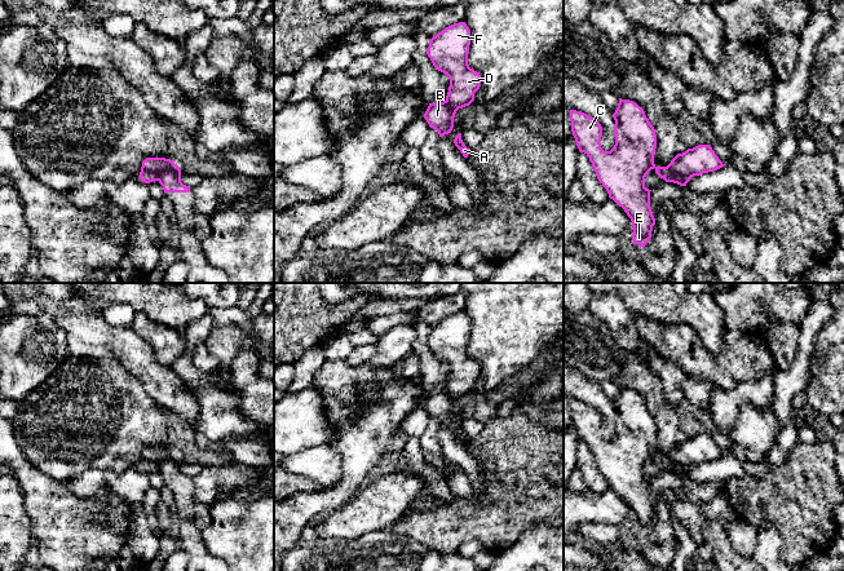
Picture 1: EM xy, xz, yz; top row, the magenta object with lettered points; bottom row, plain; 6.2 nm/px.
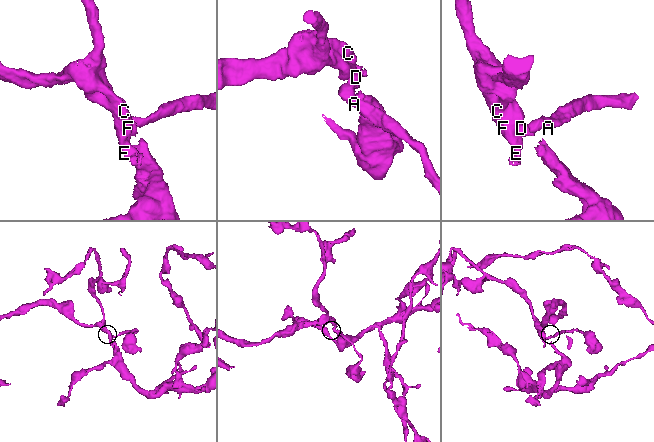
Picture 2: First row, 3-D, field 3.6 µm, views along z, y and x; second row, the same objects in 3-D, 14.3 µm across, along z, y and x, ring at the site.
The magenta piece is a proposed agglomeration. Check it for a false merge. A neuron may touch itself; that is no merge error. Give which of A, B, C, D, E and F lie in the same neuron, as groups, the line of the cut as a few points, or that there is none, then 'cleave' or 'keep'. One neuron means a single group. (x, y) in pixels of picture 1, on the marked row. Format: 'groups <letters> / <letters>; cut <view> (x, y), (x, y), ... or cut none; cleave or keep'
groups A B / C D E F; cut xy (175, 164), (163, 169), (157, 180); cleave

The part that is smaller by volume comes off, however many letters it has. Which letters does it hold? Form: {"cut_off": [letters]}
{"cut_off": ["A", "B"]}

